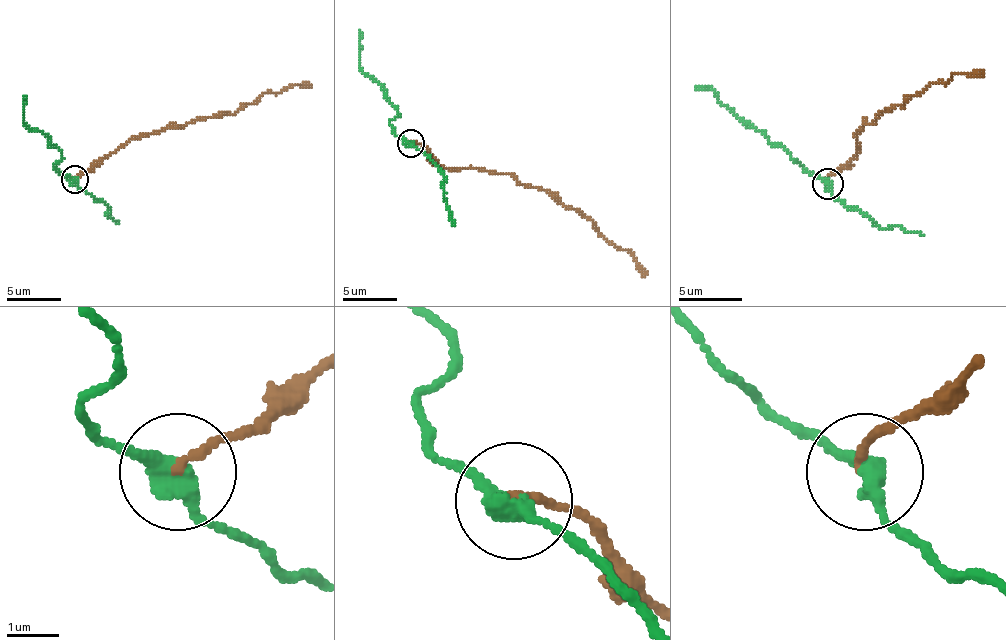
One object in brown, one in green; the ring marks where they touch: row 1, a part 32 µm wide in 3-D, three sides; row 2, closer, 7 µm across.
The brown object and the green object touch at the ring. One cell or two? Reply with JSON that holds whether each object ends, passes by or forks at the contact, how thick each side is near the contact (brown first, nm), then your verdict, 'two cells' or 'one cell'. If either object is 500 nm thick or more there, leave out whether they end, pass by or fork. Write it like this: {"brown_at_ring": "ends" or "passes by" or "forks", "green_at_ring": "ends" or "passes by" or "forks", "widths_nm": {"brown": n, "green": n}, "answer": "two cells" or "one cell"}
{"brown_at_ring": "ends", "green_at_ring": "passes by", "widths_nm": {"brown": 160, "green": 400}, "answer": "two cells"}

